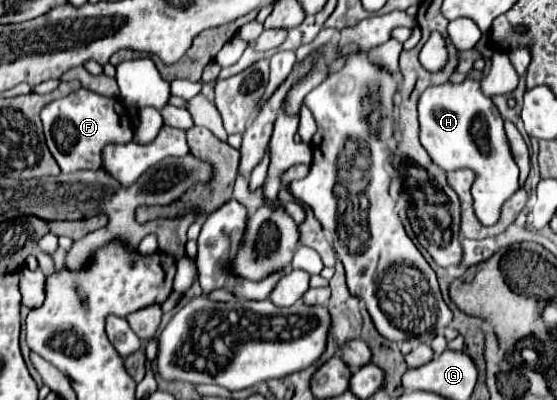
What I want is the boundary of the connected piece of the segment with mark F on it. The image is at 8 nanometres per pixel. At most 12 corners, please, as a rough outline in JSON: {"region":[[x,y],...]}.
{"region":[[80,88],[42,108],[62,172],[100,170],[102,148],[130,142],[114,98]]}

